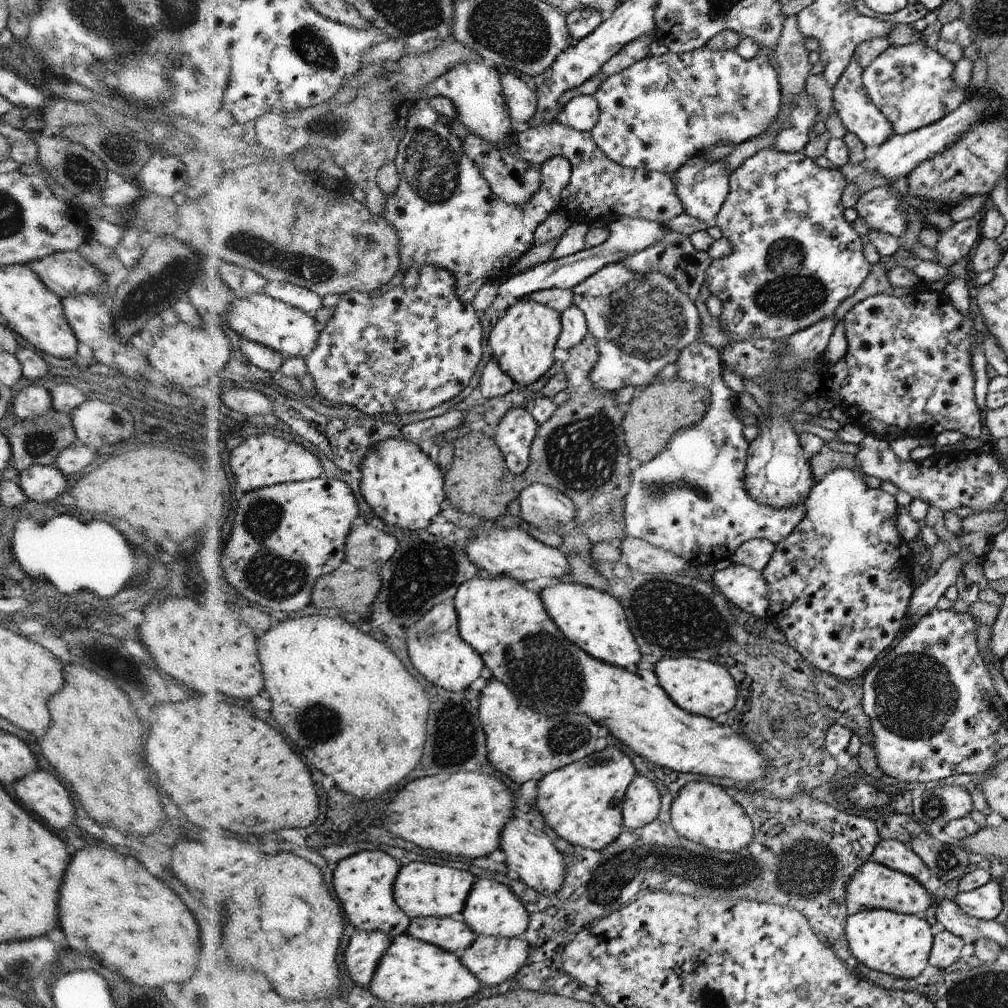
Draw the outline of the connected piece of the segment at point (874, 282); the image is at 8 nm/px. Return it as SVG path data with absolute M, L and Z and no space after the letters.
M879 261L873 266L873 270L868 274L863 286L851 298L844 301L843 305L836 310L833 318L836 324L841 321L859 301L865 300L871 295L879 293L906 294L906 290L896 290L896 288L889 284L887 272L888 270L883 267L882 261Z

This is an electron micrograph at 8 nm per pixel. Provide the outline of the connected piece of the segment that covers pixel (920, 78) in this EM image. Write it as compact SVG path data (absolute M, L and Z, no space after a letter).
M918 41L907 46L890 46L863 69L861 90L883 112L895 128L895 135L904 135L935 124L959 109L970 96L955 82L955 64L934 48Z

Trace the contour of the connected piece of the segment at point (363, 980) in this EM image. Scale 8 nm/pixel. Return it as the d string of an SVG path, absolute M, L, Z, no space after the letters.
M356 931L346 950L347 974L355 987L369 988L384 956L395 944L395 936L386 932Z

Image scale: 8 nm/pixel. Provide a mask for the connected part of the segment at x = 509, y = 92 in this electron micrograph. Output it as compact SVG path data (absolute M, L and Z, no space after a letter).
M509 72L501 75L503 94L510 110L511 124L528 124L535 121L539 111L538 96L529 83Z

